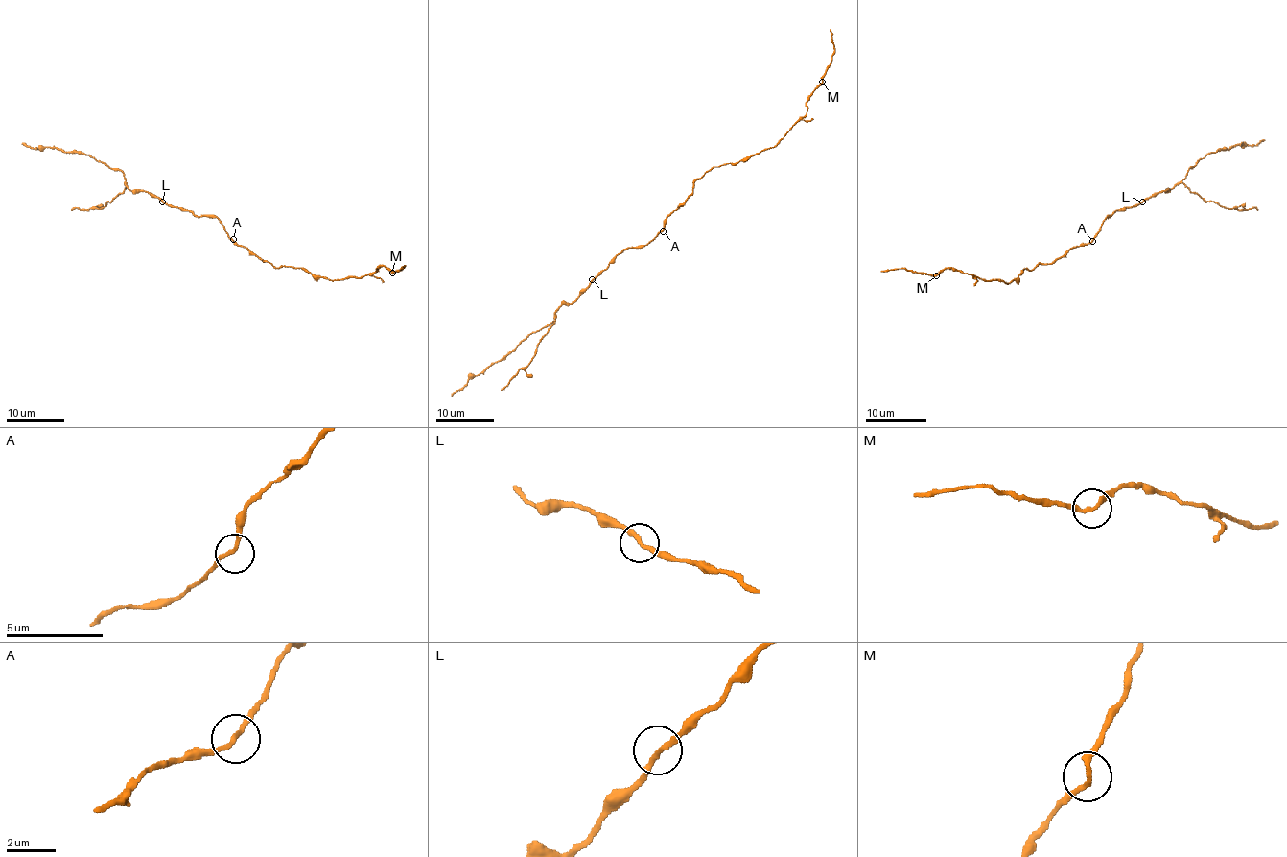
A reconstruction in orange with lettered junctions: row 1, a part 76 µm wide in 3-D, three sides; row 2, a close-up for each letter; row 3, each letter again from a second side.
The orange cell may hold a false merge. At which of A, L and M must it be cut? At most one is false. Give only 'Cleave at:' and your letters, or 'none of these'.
Cleave at: none of these

